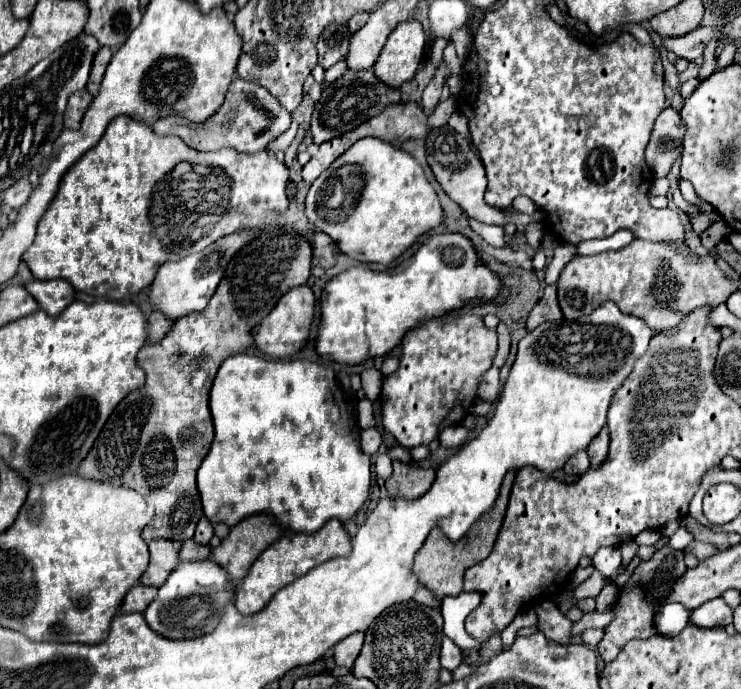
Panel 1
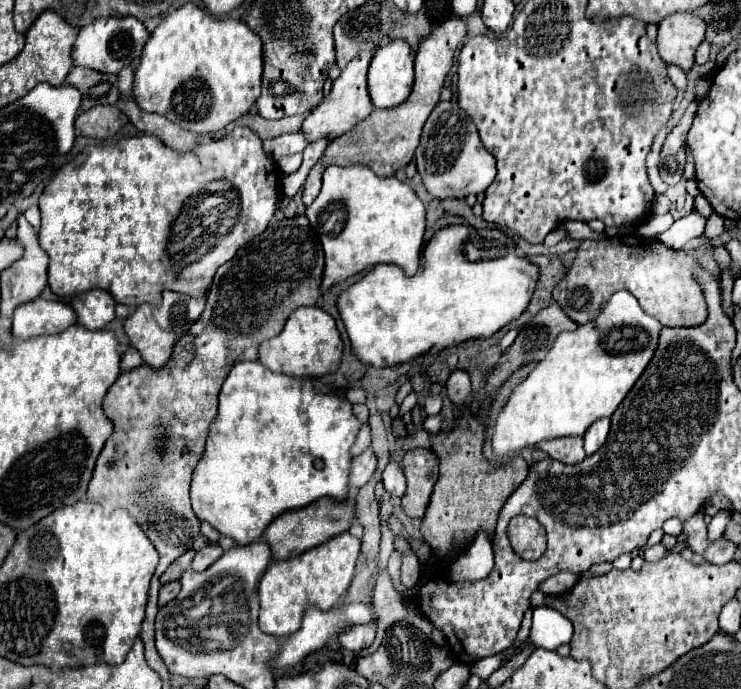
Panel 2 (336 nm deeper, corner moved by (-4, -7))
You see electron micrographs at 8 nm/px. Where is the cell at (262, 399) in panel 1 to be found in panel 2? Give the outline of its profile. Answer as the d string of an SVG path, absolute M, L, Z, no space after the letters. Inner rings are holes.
M260 361L236 363L222 385L218 417L206 441L206 453L194 471L190 497L196 517L232 537L238 545L248 545L258 541L268 523L284 511L306 507L320 497L330 497L338 503L350 499L350 447L360 425L346 399L320 395L310 381L274 373Z

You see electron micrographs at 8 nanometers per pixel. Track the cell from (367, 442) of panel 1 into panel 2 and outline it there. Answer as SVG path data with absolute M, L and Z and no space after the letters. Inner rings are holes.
M368 447L364 453L360 453L358 457L352 459L352 487L360 489L376 471L376 455L372 451L372 447Z

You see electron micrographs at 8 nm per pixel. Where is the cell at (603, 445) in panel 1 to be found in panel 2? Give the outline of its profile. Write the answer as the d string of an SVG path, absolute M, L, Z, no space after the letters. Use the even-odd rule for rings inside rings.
M600 419L600 421L596 421L584 433L584 449L586 449L586 455L596 453L604 445L604 441L608 437L608 431L610 431L610 419Z

